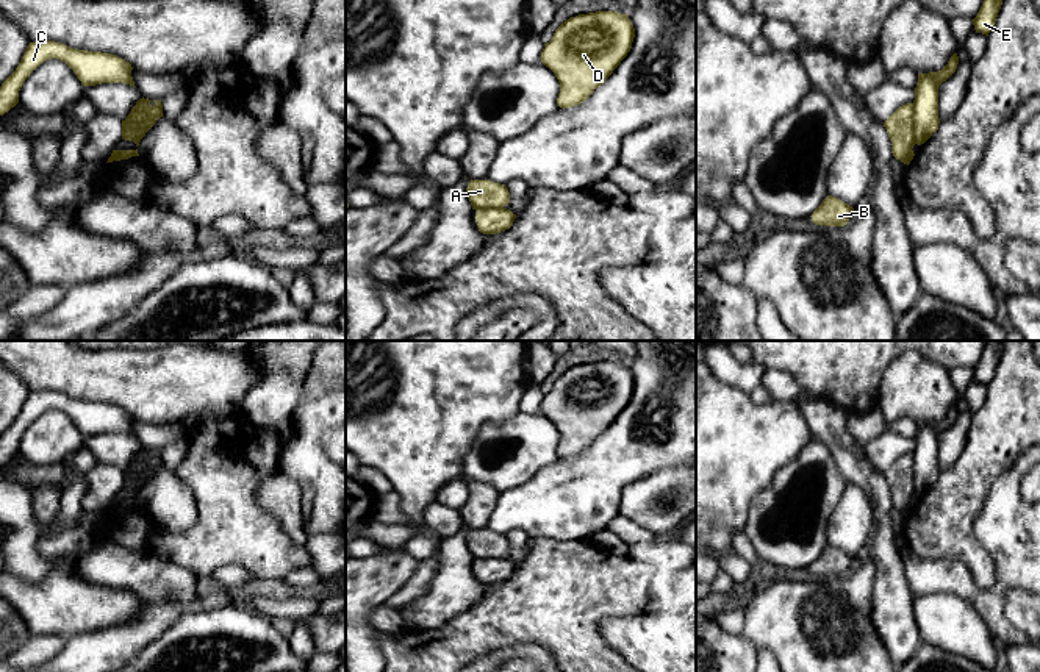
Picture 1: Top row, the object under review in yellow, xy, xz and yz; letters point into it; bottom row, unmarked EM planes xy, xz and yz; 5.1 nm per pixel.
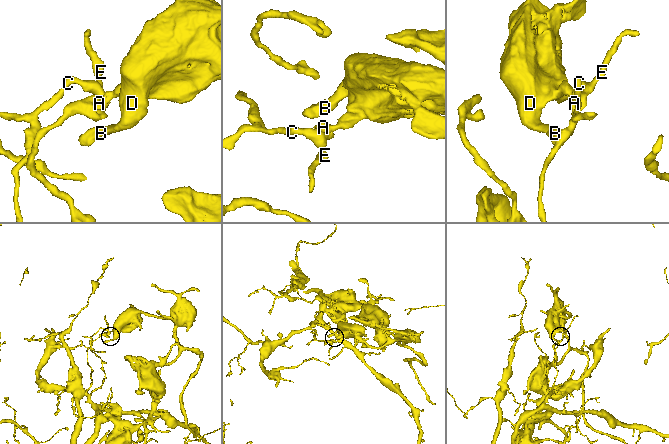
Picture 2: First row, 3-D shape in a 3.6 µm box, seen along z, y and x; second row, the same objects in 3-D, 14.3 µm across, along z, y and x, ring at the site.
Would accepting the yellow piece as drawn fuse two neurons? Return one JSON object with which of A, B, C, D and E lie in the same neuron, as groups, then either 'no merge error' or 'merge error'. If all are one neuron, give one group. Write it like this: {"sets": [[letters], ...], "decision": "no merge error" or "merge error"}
{"sets": [["A", "B", "D"], ["C", "E"]], "decision": "merge error"}

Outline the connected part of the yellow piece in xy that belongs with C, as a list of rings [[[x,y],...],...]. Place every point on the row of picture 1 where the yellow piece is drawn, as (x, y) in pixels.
[[[55,41],[30,42],[16,70],[0,86],[0,116],[19,103],[19,91],[30,73],[52,58],[66,63],[83,86],[125,83],[136,88],[131,64],[116,55],[77,50]]]

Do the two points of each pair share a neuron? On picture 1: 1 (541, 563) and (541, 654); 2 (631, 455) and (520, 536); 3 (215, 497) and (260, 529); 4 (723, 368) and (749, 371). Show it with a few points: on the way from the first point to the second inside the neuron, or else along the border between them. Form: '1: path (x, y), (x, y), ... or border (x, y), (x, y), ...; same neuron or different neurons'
1: border (504, 646), (541, 644), (552, 655); different neurons
2: border (505, 533), (523, 530), (530, 538); different neurons
3: path (225, 508), (249, 529); same neuron
4: path (729, 371), (743, 371); same neuron

